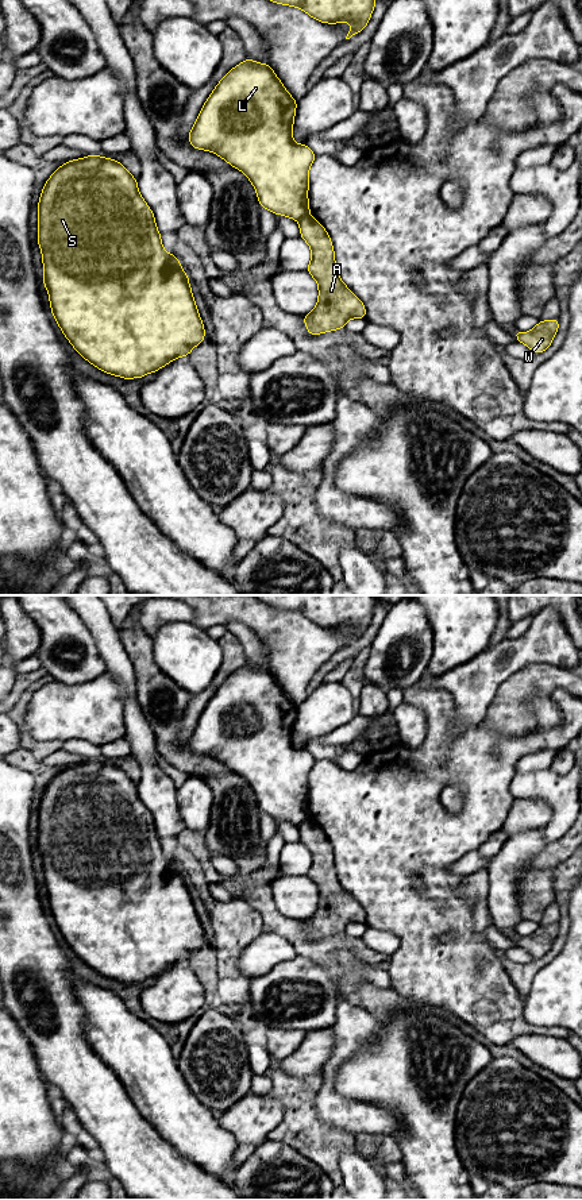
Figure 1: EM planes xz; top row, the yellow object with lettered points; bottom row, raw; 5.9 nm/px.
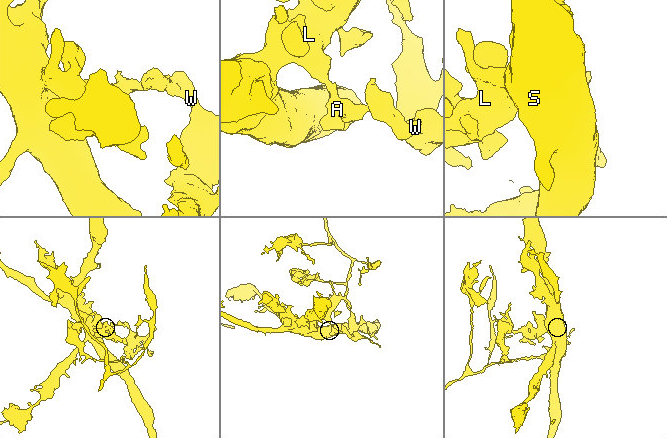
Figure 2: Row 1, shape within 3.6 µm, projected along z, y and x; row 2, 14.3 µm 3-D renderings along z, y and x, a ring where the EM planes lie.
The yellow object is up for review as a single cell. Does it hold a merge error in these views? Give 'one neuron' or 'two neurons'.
two neurons

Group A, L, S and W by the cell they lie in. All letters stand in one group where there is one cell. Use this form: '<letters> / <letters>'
A W / L S

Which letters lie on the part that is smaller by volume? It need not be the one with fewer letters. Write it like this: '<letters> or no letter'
A, W

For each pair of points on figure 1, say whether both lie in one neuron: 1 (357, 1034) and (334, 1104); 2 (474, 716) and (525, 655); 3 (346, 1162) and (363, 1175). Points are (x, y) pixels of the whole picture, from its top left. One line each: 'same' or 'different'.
1: same
2: same
3: same

